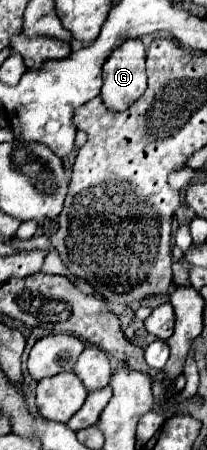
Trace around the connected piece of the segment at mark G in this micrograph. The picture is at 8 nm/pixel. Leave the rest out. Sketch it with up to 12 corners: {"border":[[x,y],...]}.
{"border":[[125,40],[103,64],[101,98],[125,110],[147,88],[145,44]]}

